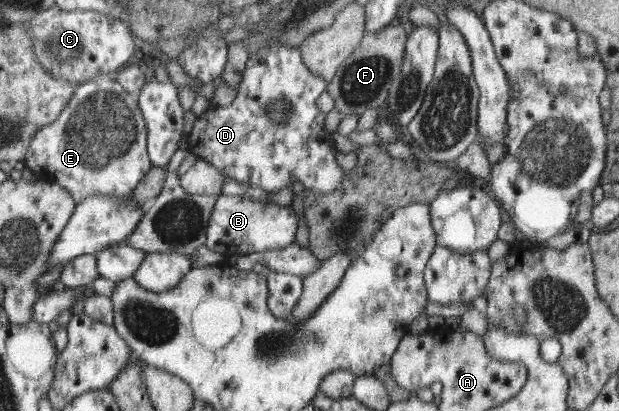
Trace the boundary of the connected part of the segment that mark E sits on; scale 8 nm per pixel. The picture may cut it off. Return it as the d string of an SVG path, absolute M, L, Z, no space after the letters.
M98 76L74 89L74 95L59 119L34 135L23 161L38 180L68 189L78 202L98 194L122 197L133 191L152 170L149 153L146 153L146 133L149 131L146 131L146 120L138 101L118 82Z

